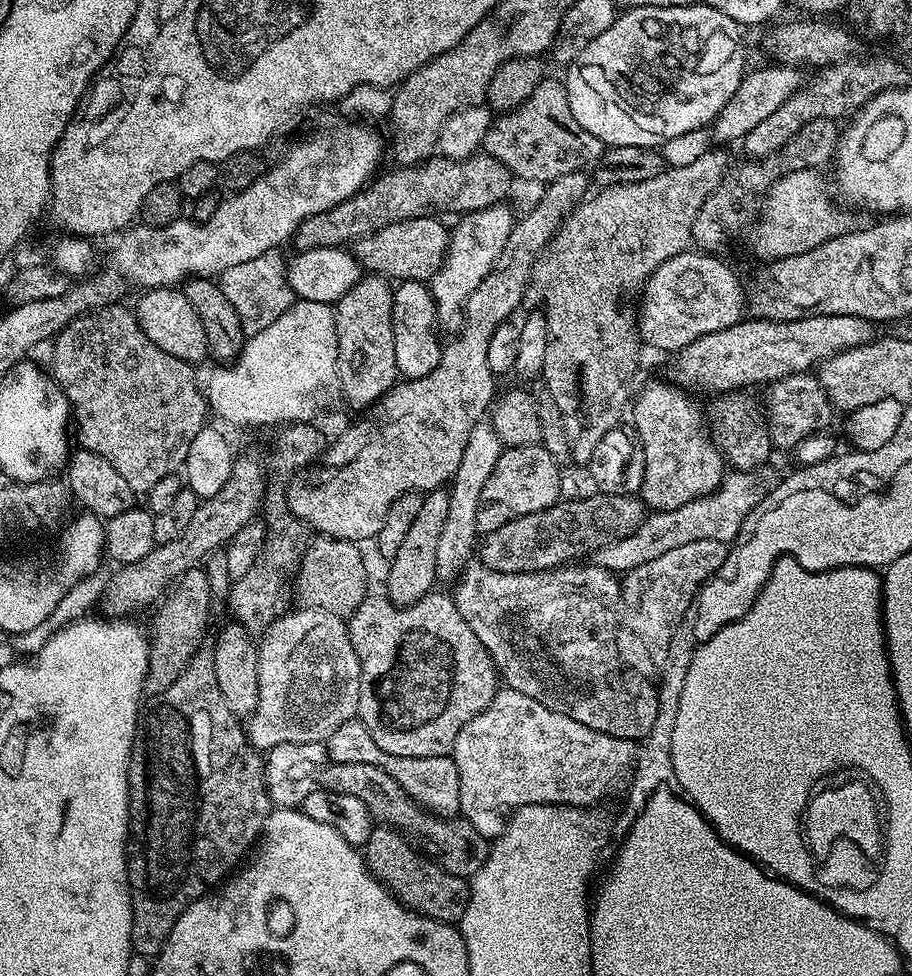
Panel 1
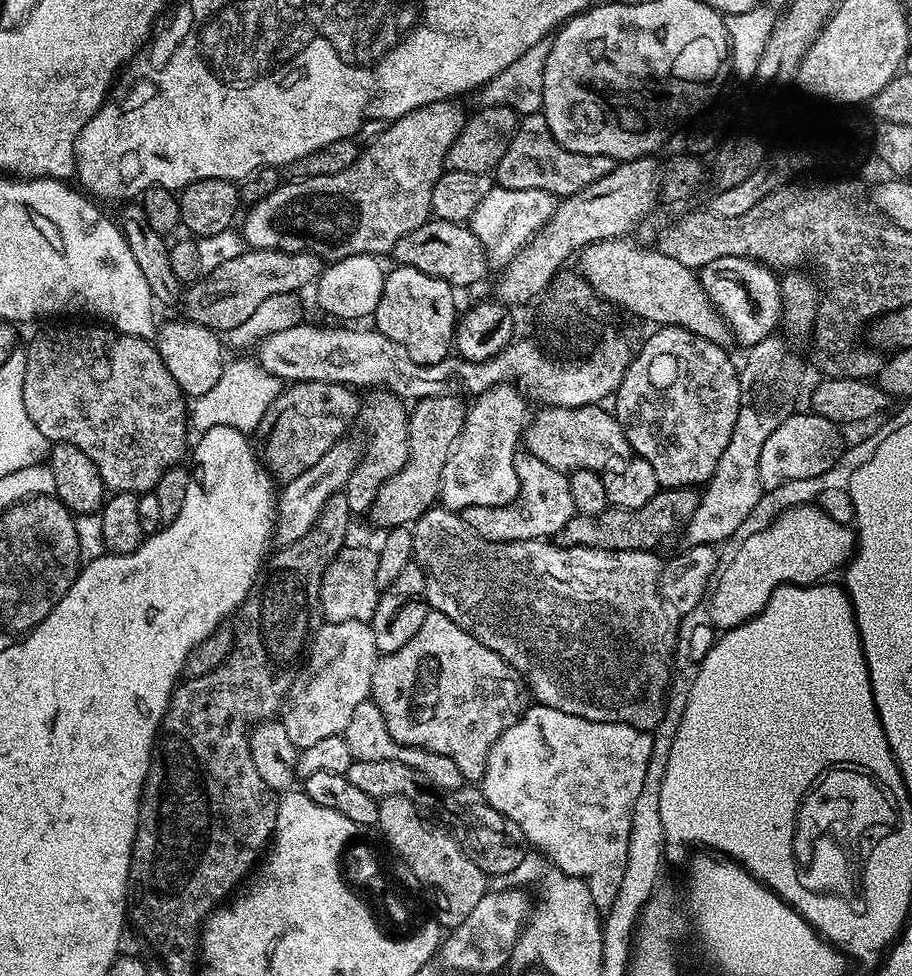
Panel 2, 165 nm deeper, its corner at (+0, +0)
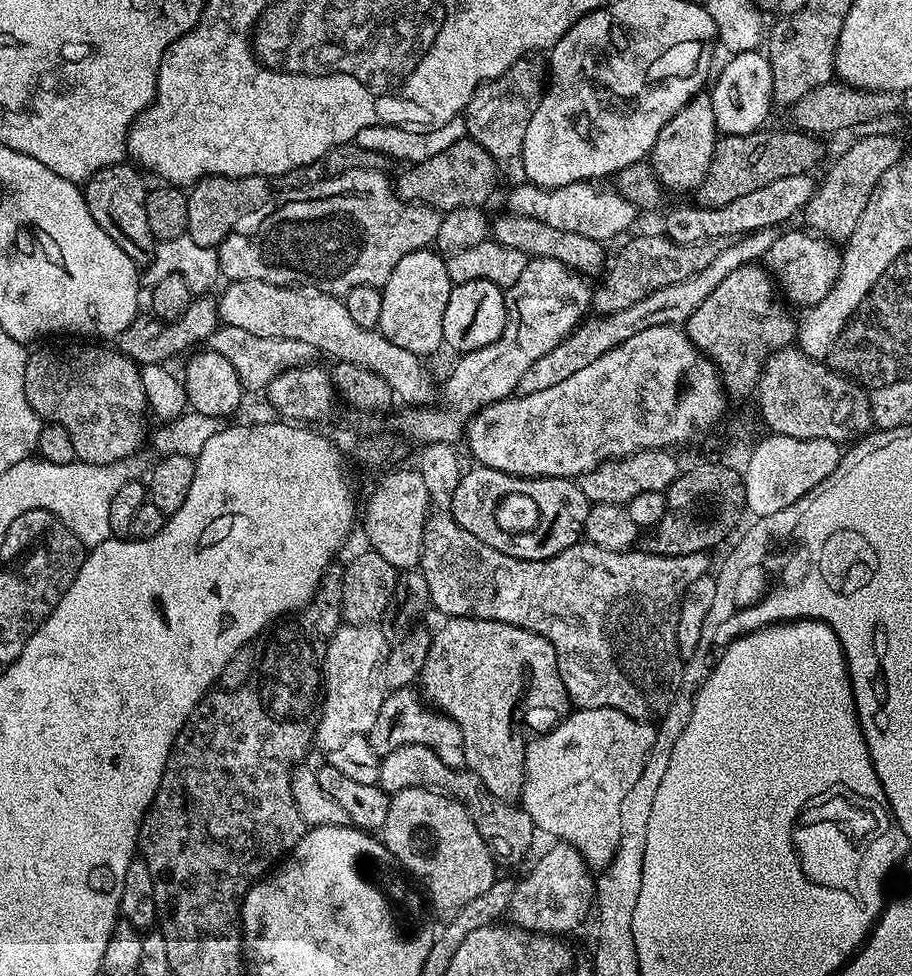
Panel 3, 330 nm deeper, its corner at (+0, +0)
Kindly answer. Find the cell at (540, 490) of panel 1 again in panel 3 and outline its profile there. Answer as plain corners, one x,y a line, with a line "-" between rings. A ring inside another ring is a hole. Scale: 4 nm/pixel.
472,466
469,472
467,469
461,475
458,486
452,491
451,513
454,522
458,522
458,526
462,526
462,530
468,530
470,534
474,534
474,538
478,538
478,542
486,542
486,546
494,546
494,550
502,550
502,554
510,554
510,558
518,558
519,560
549,560
554,554
558,554
570,546
581,543
589,507
590,502
586,498
586,494
582,494
579,483
575,479
566,476
562,478
554,478
553,476
533,476
531,478
511,476
493,468
-
505,493
526,494
534,500
540,515
536,528
524,533
508,533
502,530
502,527
495,521
494,511
497,504
500,503
502,494

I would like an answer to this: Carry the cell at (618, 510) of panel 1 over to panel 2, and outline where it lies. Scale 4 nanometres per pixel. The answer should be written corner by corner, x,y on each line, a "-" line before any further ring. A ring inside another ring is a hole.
695,487
661,488
646,502
646,506
638,506
638,510
613,508
609,506
605,512
597,516
574,515
566,526
562,526
559,543
570,548
605,548
606,550
642,550
651,552
659,549
663,540
668,540
676,531
687,525
688,519
698,510
700,492

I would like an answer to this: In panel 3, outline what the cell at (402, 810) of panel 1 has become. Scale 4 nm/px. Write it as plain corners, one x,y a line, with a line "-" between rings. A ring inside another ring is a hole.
398,746
394,750
383,753
380,757
380,787
385,792
401,792
407,788
435,788
438,794
449,796
467,808
478,834
486,842
497,865
516,864
528,852
532,844
532,835
537,835
536,824
526,814
523,806
512,802
501,802
492,797
490,790
474,773
464,768
451,768
434,754
434,750
426,750
426,746

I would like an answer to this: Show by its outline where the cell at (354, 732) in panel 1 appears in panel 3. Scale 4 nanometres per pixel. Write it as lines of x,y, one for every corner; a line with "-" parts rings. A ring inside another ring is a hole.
411,687
398,688
385,695
382,708
378,710
378,718
375,719
374,726
366,735
370,746
374,746
374,750
381,754
394,750
398,746
413,744
414,746
426,746
426,750
434,750
434,754
438,754
438,758
442,758
442,762
446,762
446,766
451,768
464,768
466,765
466,750
464,749
462,730
458,730
458,726
452,721
451,716
430,710
429,705
422,699
421,693

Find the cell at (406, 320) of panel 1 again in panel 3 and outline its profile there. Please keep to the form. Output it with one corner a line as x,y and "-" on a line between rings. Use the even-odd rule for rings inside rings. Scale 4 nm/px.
419,248
417,252
406,254
382,286
378,331
394,342
394,346
402,346
402,350
410,350
421,358
427,357
427,352
444,344
442,314
446,312
446,302
450,300
453,287
445,257
439,251

